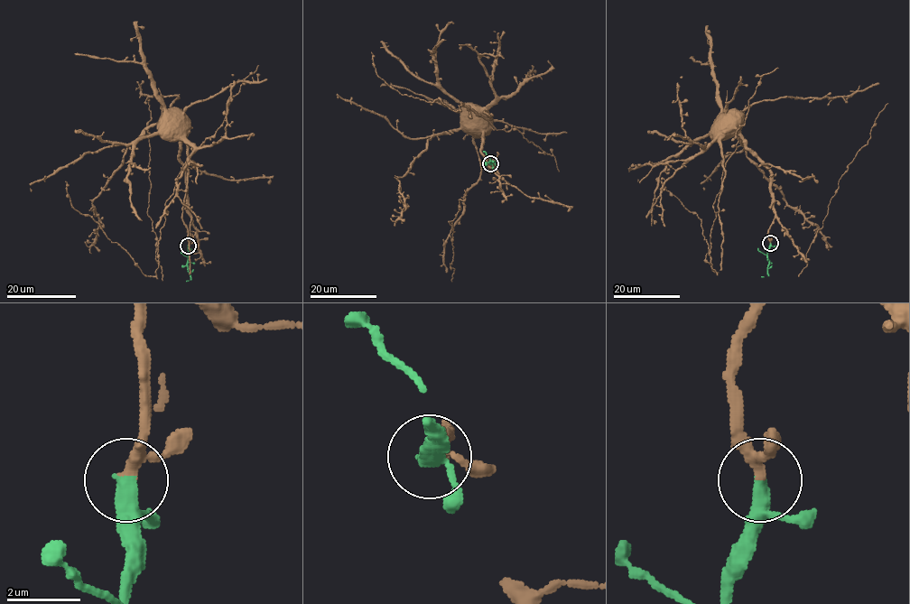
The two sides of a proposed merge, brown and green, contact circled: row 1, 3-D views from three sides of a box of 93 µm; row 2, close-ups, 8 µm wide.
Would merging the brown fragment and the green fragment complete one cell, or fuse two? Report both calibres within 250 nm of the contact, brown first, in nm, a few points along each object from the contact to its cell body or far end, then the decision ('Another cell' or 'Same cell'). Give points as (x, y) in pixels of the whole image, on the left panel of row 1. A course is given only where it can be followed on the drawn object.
Thickness 240 nm (brown) against 340 nm. Course of brown: (189, 245), (190, 212), (188, 209), (185, 166), (179, 156), (180, 134), (171, 121), (168, 123). Course of green: (189, 246), (190, 278), (186, 281). Same cell

